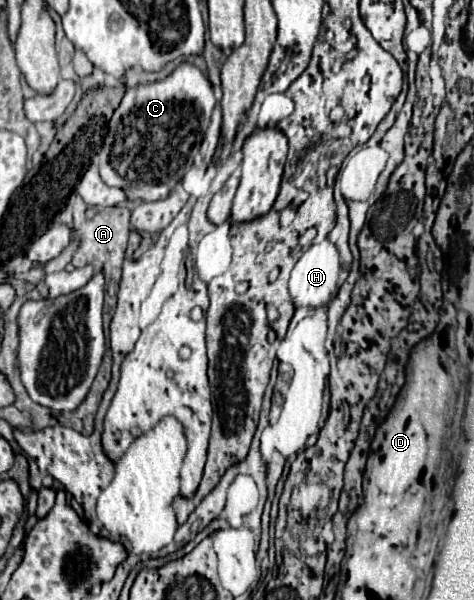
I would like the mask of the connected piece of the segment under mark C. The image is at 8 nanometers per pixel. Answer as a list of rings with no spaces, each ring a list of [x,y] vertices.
[[[188,62],[180,64],[166,80],[128,90],[122,98],[122,104],[116,108],[116,112],[110,120],[108,136],[112,136],[112,138],[104,138],[104,144],[100,150],[102,180],[108,186],[122,188],[128,194],[128,200],[150,202],[150,200],[166,198],[168,192],[192,168],[194,156],[198,154],[200,142],[210,124],[214,104],[216,104],[216,98],[214,98],[208,78],[196,66],[192,66]]]

